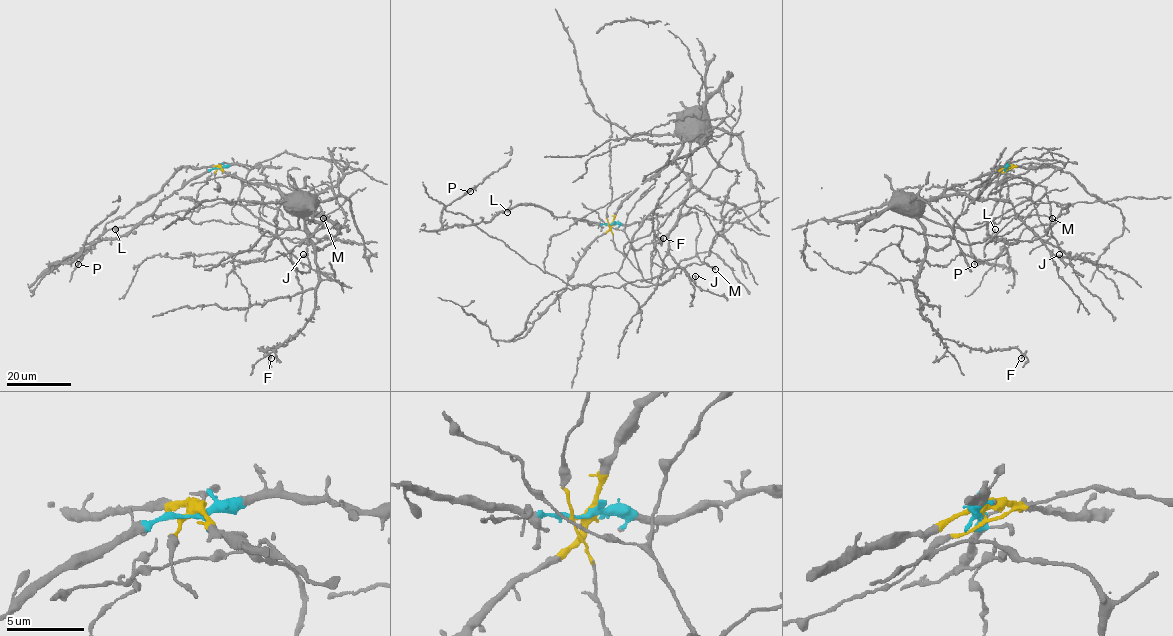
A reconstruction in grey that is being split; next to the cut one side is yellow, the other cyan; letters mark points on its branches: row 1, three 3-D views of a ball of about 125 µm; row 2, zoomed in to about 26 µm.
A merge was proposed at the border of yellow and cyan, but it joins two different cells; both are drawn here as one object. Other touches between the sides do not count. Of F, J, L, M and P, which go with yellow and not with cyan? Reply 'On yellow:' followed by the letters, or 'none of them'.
On yellow: F, J, M

